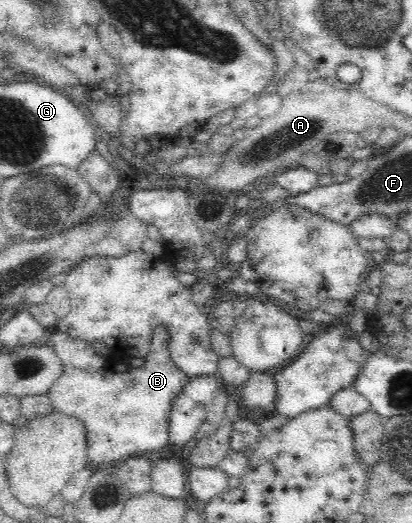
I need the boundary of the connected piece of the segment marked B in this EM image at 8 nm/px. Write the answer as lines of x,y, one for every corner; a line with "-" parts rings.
159,325
153,333
150,351
141,368
118,372
99,358
92,345
50,330
44,342
61,360
63,370
45,392
53,413
79,419
85,425
89,466
102,469
126,458
153,452
168,444
171,402
181,393
190,376
183,373
169,357
169,331

